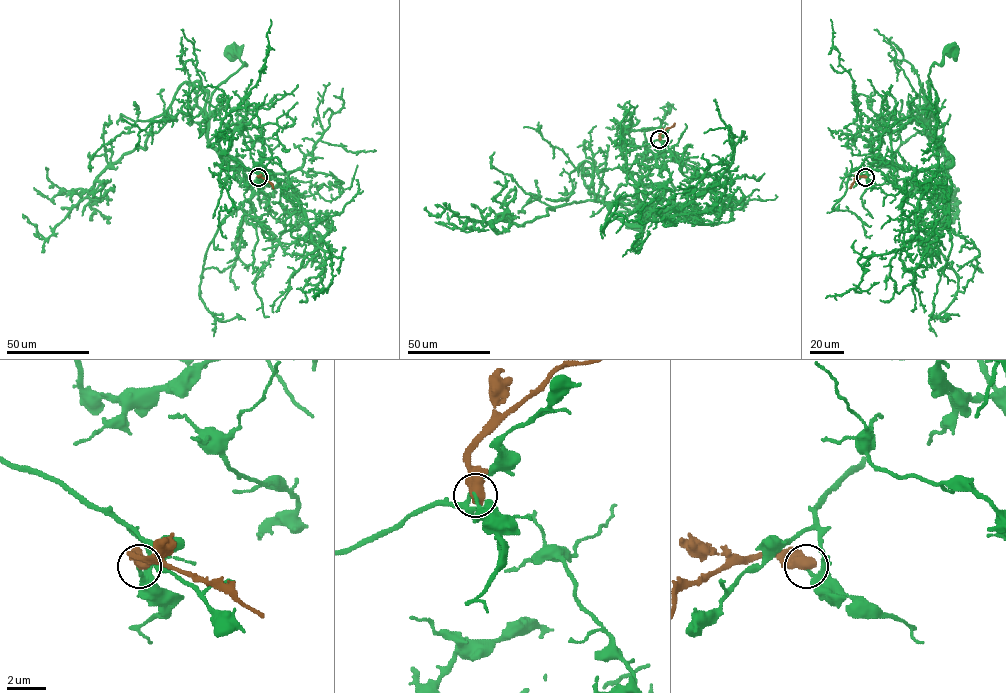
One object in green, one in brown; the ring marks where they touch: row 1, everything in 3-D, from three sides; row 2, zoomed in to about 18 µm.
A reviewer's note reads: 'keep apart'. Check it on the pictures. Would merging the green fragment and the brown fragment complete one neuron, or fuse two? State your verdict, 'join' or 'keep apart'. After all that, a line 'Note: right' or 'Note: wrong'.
keep apart
Note: right

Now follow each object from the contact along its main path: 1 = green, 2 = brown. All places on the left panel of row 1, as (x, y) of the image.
1: (258, 177), (223, 152), (227, 165), (240, 166), (207, 138), (211, 94), (246, 64), (235, 51)
2: (258, 177), (269, 181), (273, 188)

